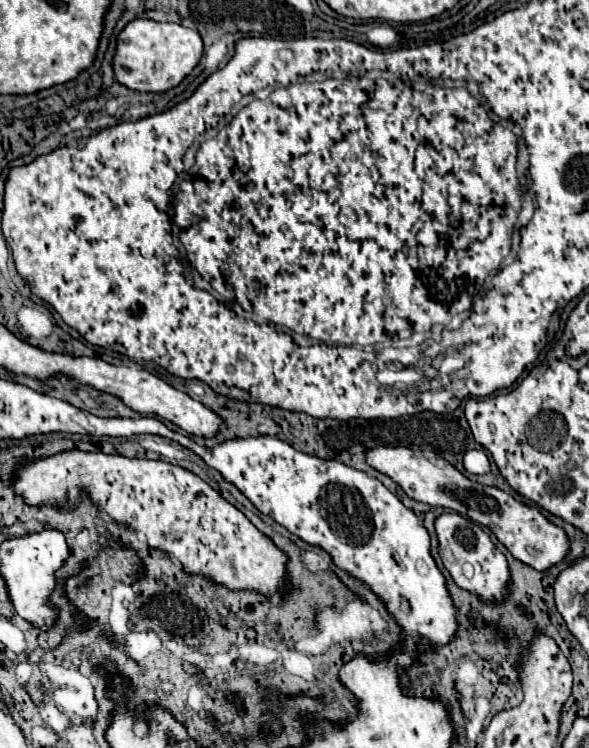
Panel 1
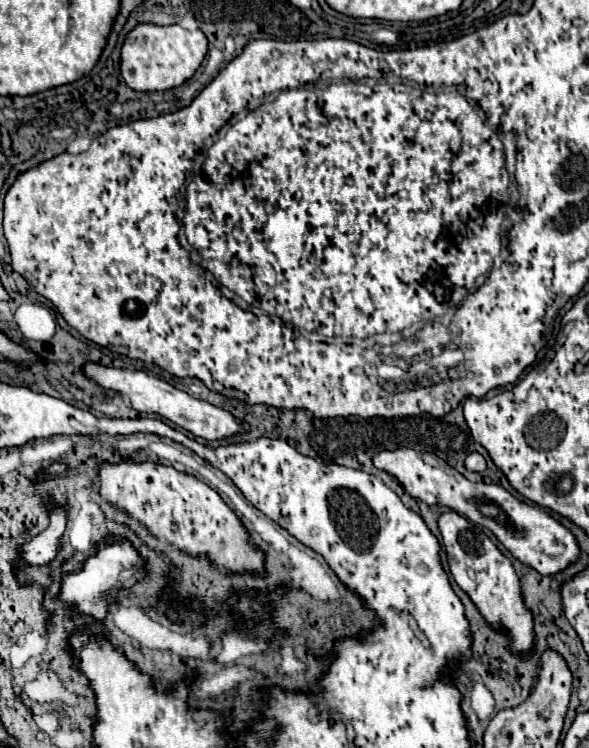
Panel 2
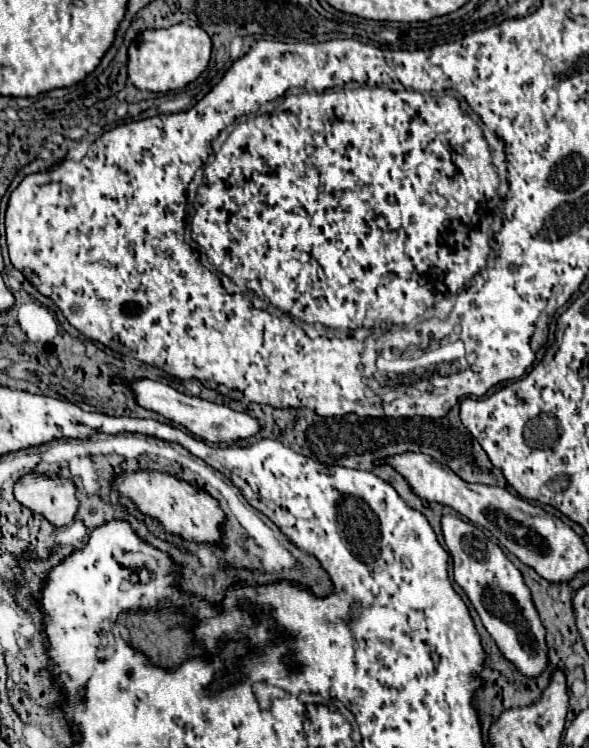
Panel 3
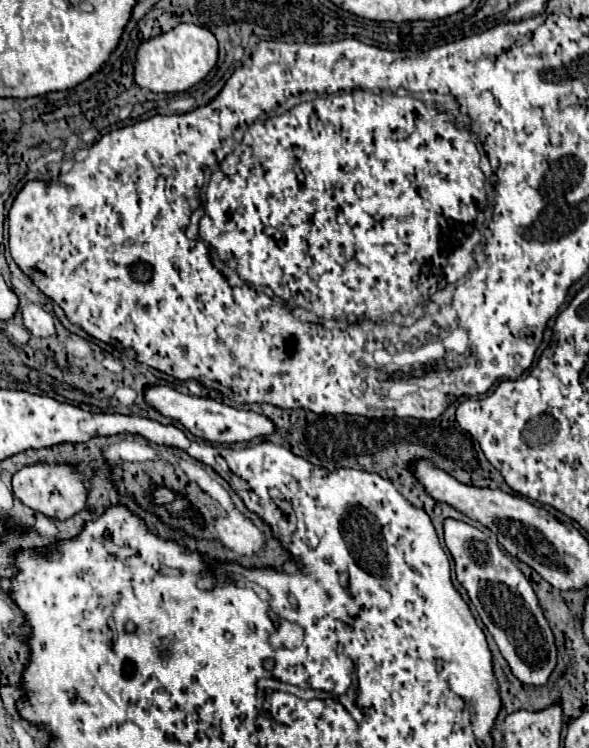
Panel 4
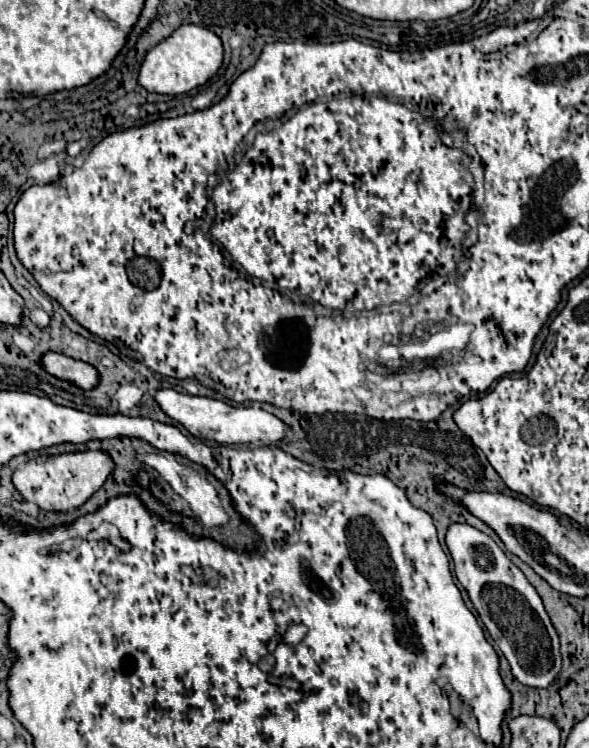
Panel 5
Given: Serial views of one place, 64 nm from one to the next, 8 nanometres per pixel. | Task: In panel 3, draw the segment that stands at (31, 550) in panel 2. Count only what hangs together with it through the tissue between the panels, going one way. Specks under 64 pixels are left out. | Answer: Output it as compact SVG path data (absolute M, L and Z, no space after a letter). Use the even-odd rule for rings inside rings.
M26 474L14 486L14 496L24 506L40 512L54 528L70 524L78 510L76 486L70 480Z

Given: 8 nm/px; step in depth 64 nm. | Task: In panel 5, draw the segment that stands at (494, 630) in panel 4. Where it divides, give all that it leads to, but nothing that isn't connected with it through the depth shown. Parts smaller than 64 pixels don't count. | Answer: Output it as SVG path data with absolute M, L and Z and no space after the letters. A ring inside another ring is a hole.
M456 522L448 526L446 546L454 558L458 582L468 592L492 640L510 662L514 678L532 688L548 688L560 672L562 658L556 630L538 592L488 534Z

